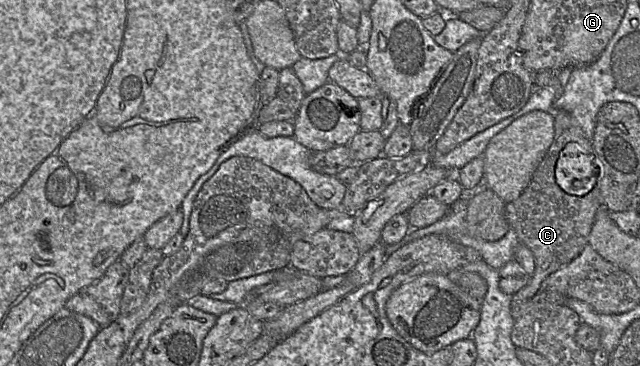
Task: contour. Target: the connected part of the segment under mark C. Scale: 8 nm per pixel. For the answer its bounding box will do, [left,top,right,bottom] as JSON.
[505,110,603,321]

